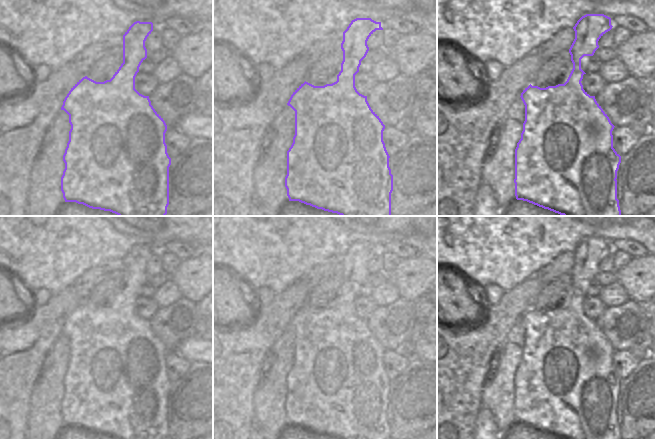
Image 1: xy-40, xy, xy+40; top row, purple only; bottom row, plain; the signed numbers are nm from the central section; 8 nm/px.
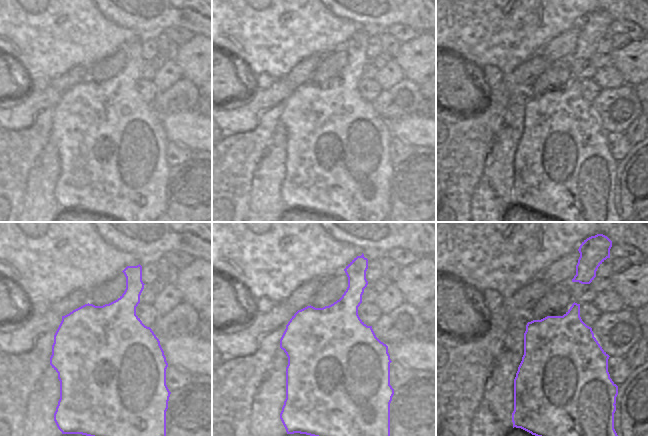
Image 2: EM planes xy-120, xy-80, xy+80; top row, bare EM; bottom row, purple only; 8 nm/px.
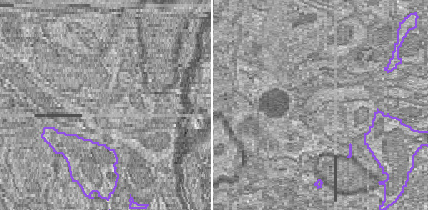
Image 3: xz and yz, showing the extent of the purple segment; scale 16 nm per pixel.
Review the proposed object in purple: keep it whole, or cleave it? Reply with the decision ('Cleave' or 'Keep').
Cleave

